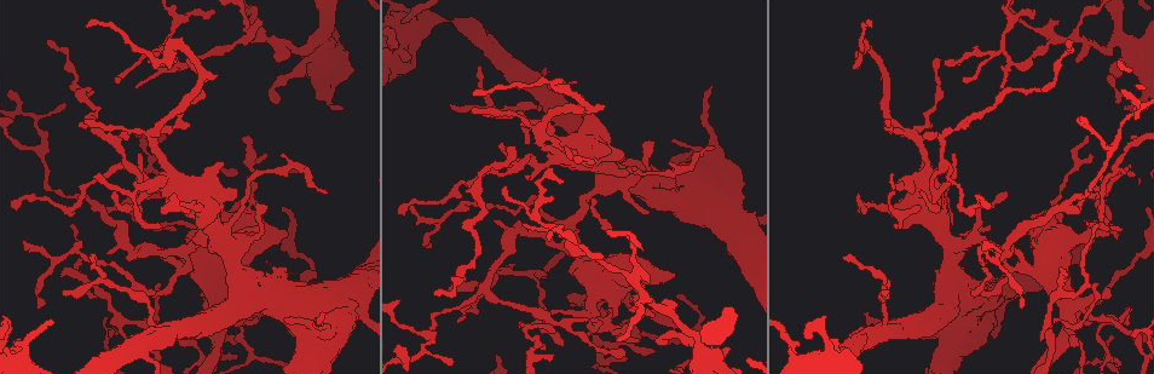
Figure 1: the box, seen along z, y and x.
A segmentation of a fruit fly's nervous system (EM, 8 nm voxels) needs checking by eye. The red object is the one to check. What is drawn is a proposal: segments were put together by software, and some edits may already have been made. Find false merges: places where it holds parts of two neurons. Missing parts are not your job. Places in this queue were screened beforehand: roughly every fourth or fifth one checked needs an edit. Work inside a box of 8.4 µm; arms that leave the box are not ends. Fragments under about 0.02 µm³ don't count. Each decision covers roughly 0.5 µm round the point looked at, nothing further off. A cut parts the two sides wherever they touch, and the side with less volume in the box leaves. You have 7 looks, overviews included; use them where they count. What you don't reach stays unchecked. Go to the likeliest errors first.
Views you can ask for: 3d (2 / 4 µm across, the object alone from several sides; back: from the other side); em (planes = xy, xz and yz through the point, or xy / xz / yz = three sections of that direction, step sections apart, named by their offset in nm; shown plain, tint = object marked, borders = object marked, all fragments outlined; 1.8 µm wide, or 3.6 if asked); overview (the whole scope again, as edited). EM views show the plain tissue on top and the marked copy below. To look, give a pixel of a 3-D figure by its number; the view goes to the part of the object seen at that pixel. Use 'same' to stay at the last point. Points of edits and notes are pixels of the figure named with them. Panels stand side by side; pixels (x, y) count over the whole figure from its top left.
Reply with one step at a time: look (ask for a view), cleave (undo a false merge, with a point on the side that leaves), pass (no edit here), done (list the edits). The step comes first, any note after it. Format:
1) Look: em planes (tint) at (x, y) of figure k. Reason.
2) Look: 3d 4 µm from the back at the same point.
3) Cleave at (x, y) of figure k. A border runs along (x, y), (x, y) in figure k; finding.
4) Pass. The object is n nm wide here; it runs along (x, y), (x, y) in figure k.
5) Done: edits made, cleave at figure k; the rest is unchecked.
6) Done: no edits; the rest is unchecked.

Look: em 3.6 µm xy step 4 (tint) at (1118, 40) of figure 1. Thin neck.

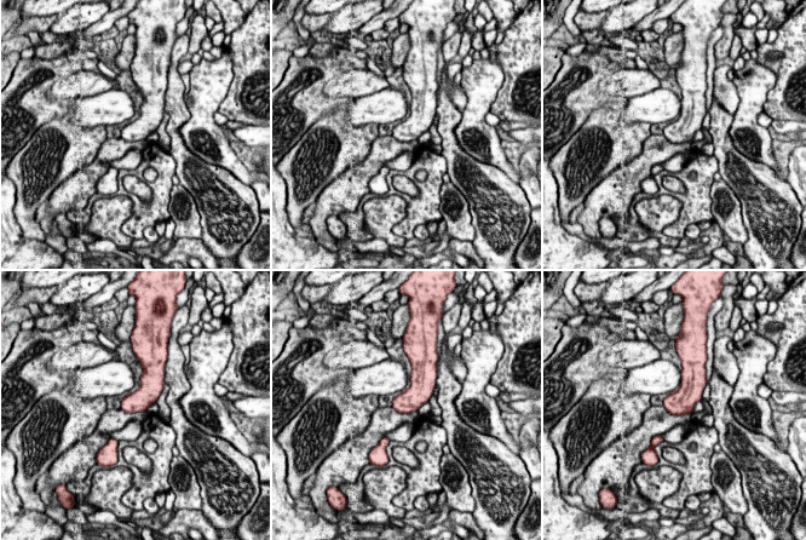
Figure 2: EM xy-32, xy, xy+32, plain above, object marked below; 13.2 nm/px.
Look: em 3.6 µm planes (borders) at the same point.

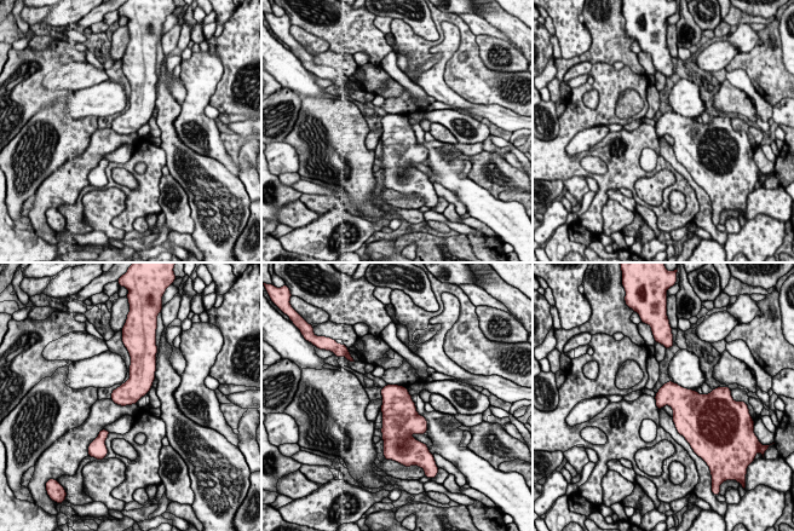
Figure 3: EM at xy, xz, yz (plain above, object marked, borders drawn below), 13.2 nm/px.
Pass. Continuous, no second neuron.

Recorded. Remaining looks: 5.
Look: em planes (tint) at (214, 335) of figure 1. Small branch off a trunk.

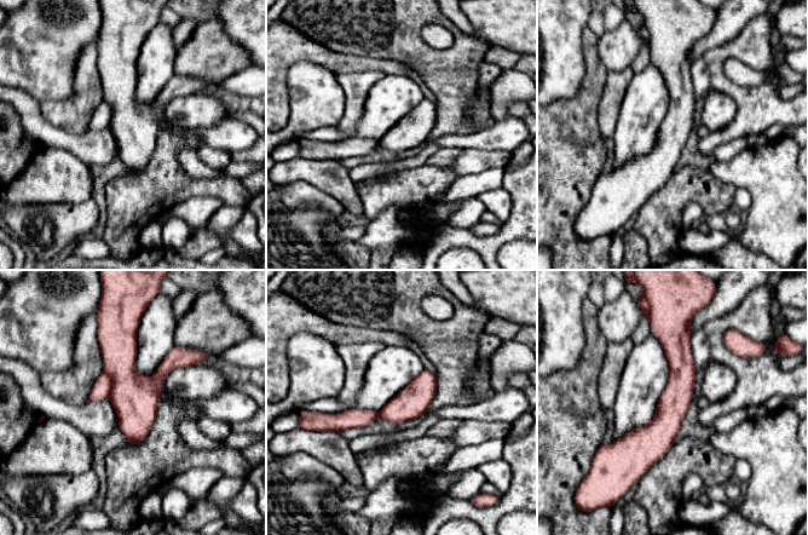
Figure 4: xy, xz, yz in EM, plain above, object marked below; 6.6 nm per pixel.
Cleave at (136, 398) of figure 4. The object is 200 nm wide here; the part that leaves runs along (667, 333), (677, 396), (640, 470) in figure 4; a second neuron is stuck on.

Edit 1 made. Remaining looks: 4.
Done: edits made, cleave at figure 4; the rest is unchecked.

